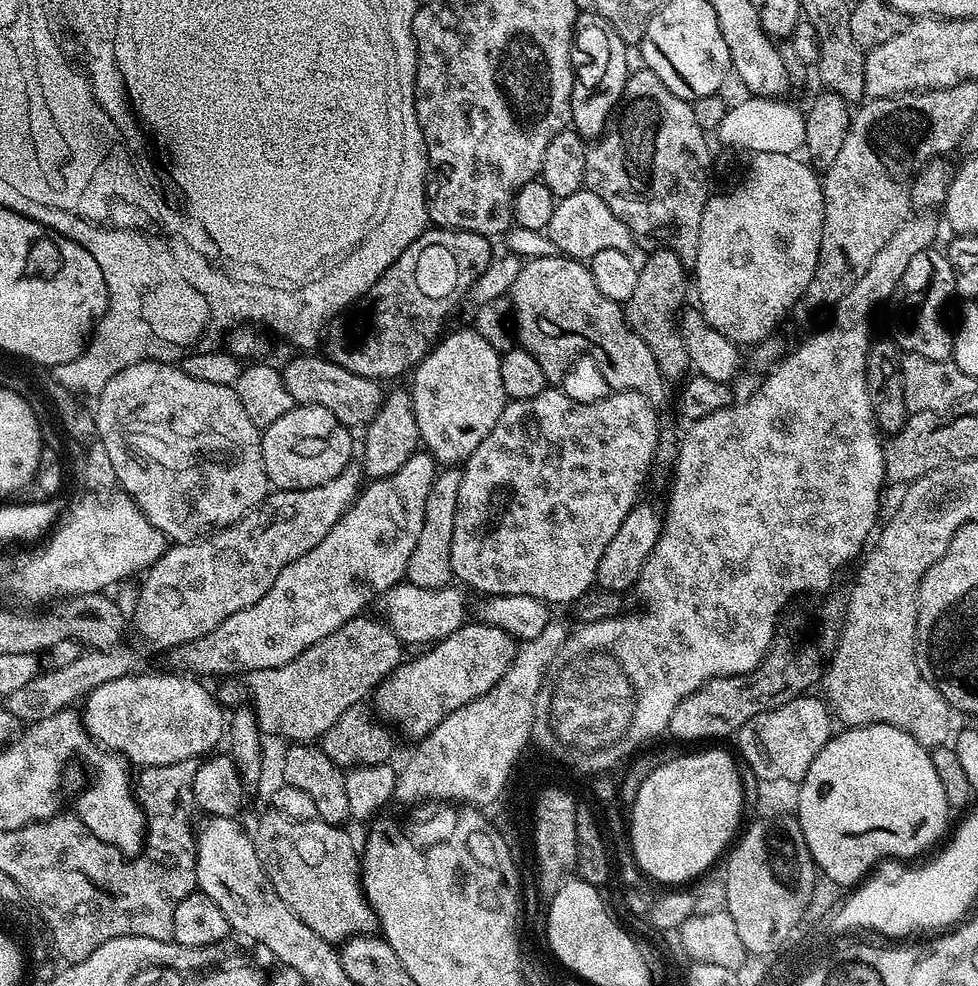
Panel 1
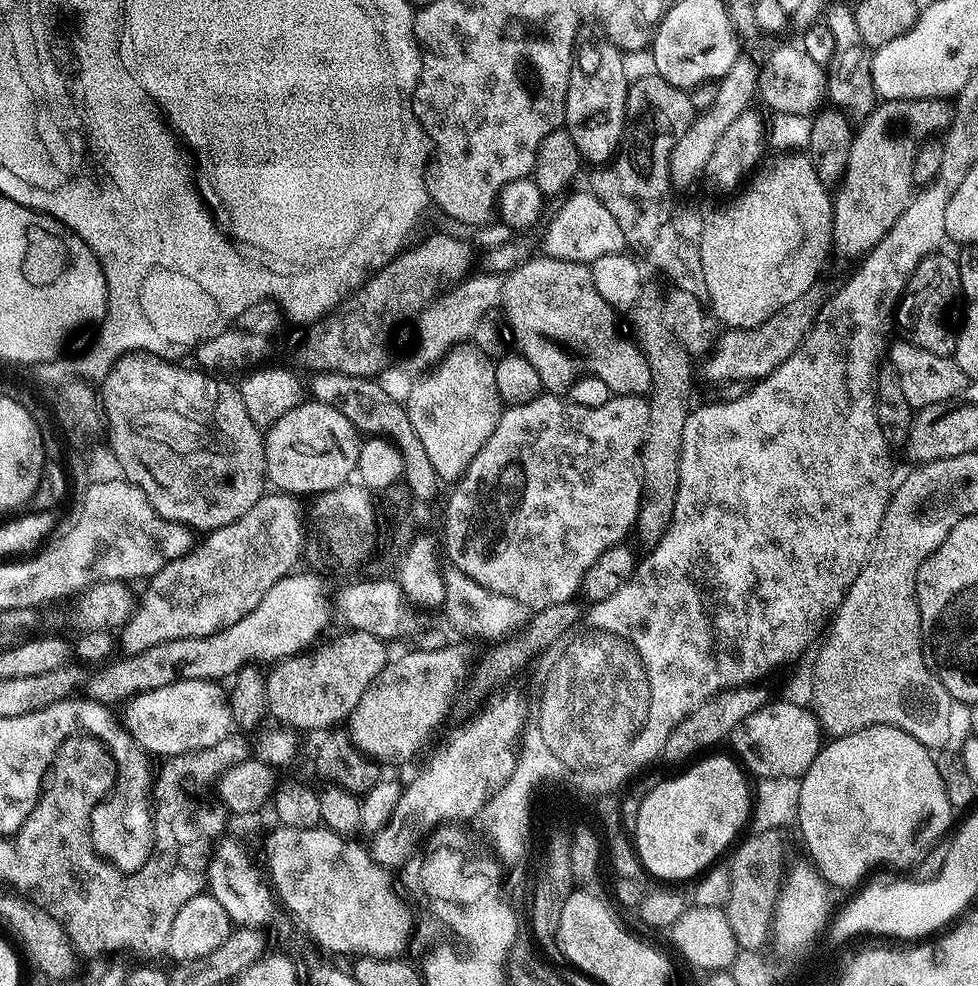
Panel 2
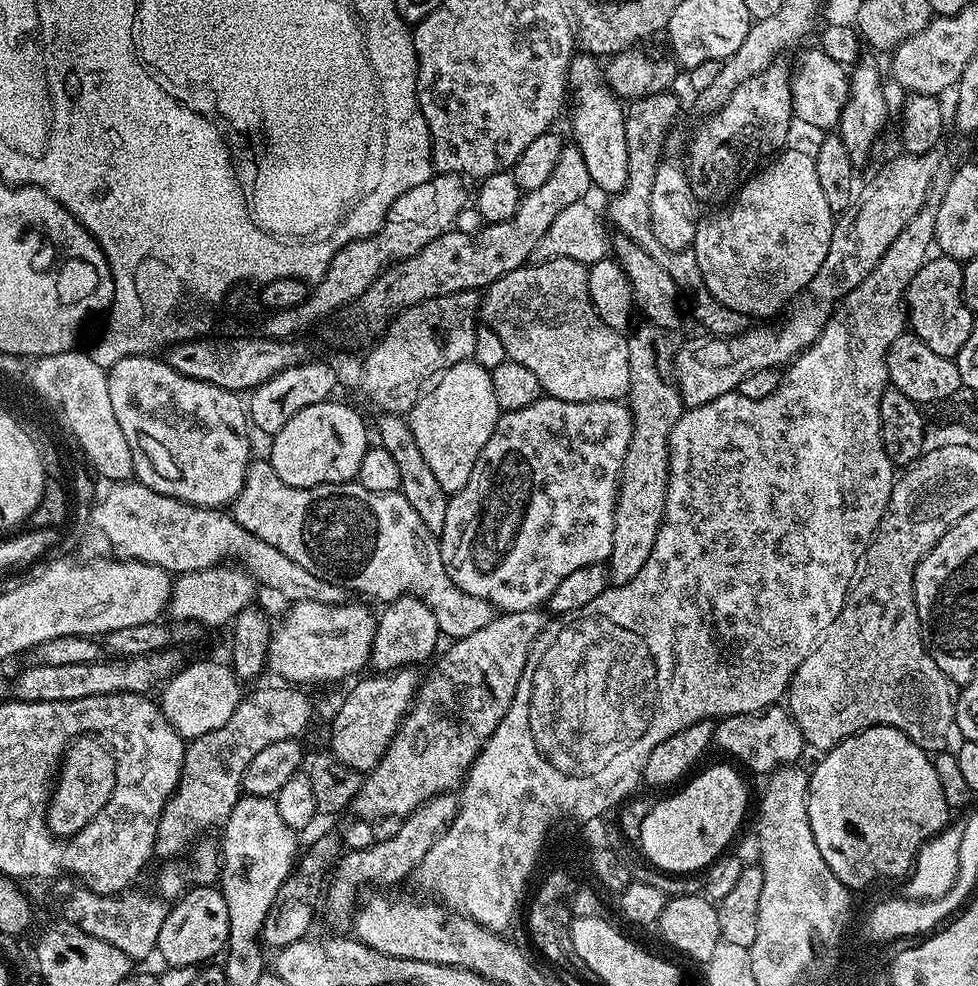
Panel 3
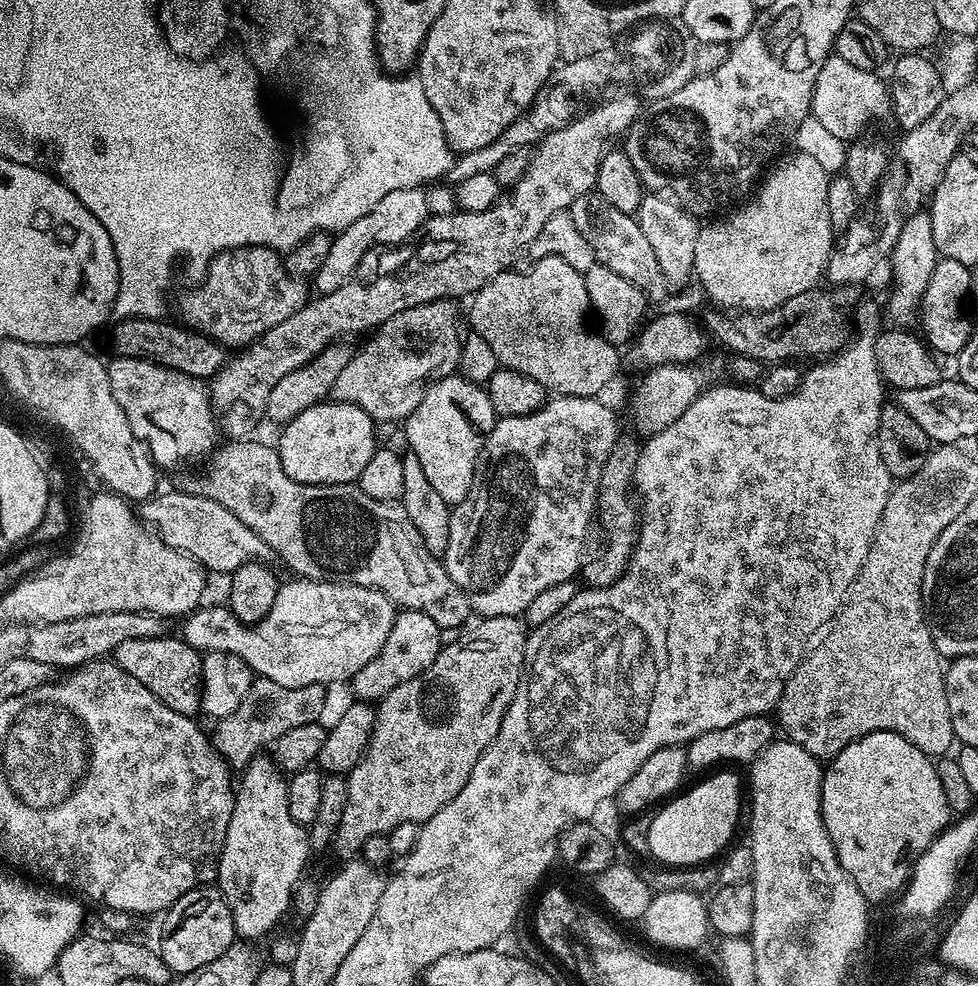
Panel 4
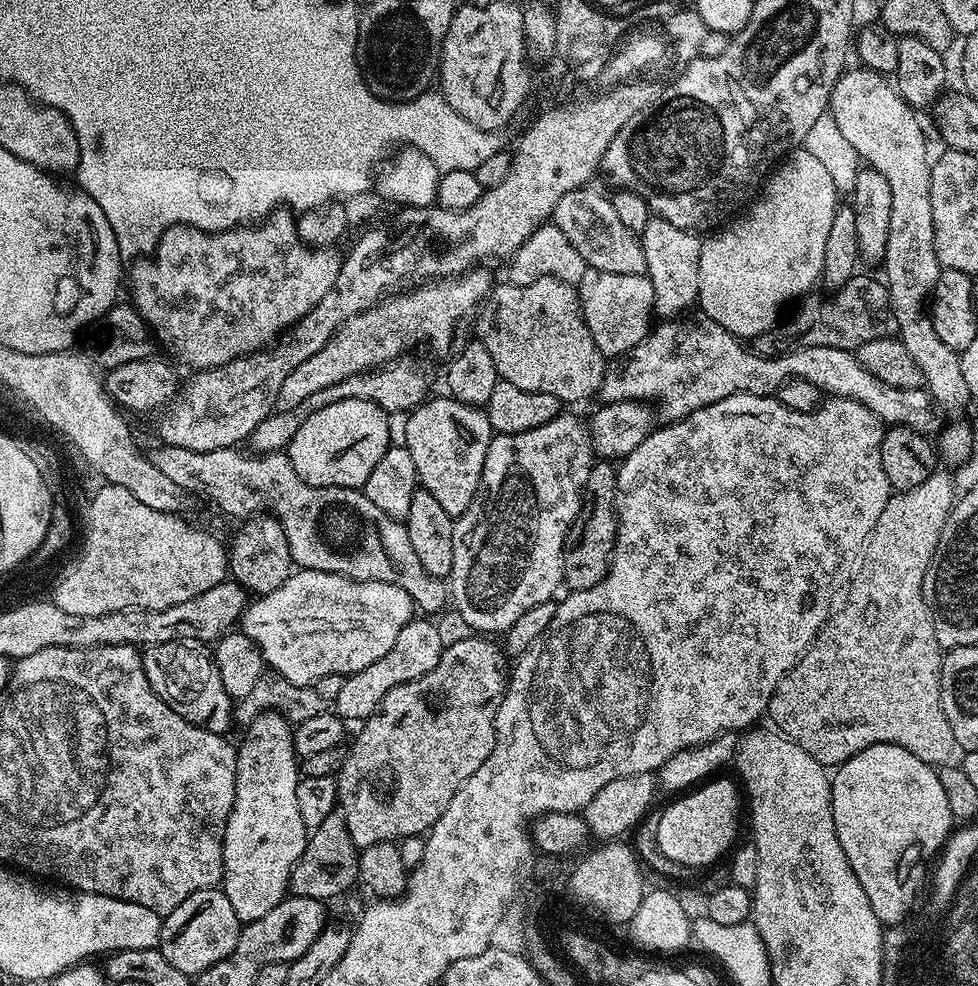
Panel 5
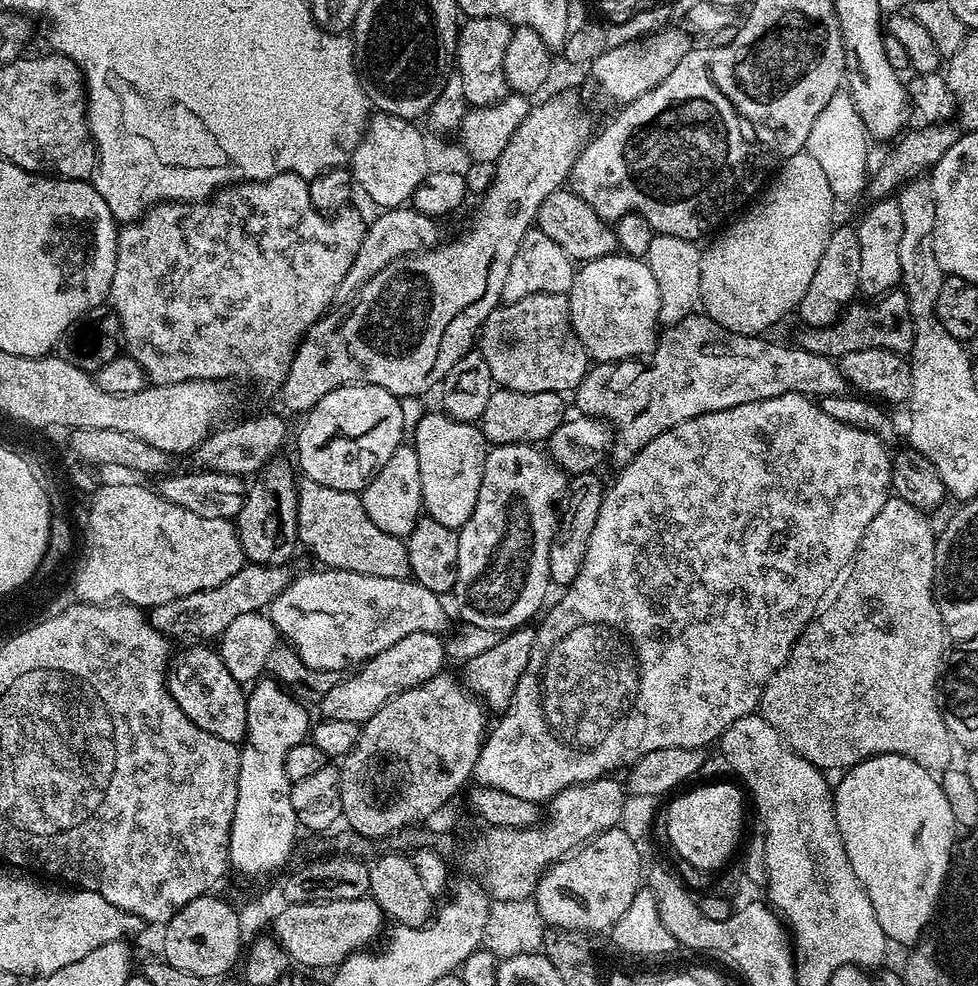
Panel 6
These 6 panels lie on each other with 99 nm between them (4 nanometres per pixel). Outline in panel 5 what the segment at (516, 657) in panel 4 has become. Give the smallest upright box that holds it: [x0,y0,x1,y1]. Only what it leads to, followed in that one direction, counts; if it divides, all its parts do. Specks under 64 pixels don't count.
[335,634,508,849]

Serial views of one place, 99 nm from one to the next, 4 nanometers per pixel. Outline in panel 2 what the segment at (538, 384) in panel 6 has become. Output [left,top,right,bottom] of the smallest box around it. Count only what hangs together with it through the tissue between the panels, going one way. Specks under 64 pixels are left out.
[502,256,652,397]

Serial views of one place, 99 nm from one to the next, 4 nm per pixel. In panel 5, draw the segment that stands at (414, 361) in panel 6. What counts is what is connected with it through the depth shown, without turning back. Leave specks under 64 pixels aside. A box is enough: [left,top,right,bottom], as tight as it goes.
[275,266,494,411]

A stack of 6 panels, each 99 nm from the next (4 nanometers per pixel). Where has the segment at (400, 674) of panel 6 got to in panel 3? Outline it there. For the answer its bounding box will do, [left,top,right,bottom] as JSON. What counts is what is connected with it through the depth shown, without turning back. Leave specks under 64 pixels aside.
[370,596,442,673]

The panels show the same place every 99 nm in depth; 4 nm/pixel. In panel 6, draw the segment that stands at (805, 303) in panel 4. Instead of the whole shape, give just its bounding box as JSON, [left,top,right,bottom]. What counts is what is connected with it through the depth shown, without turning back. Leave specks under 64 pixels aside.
[798,290,914,358]

